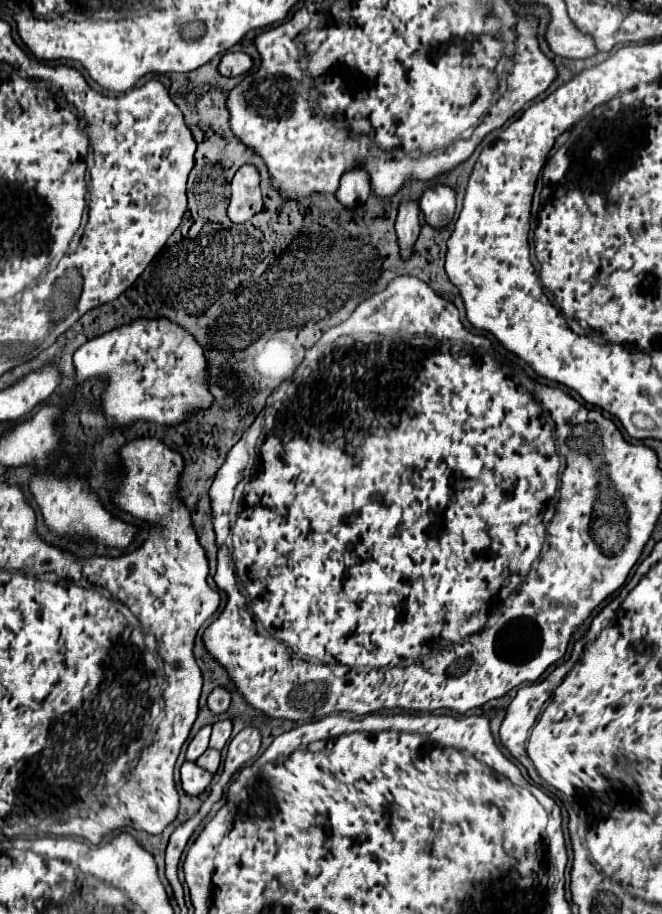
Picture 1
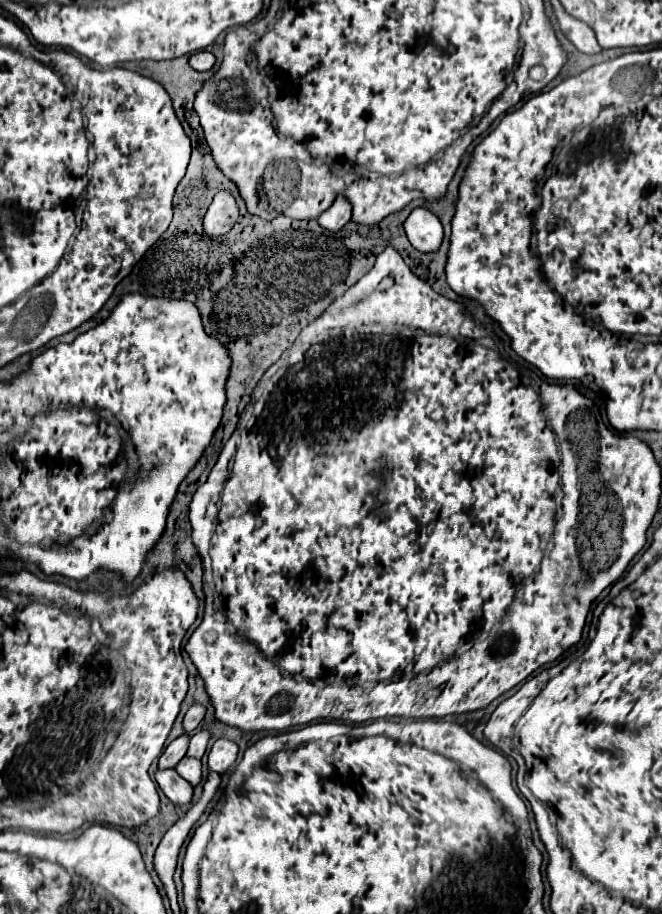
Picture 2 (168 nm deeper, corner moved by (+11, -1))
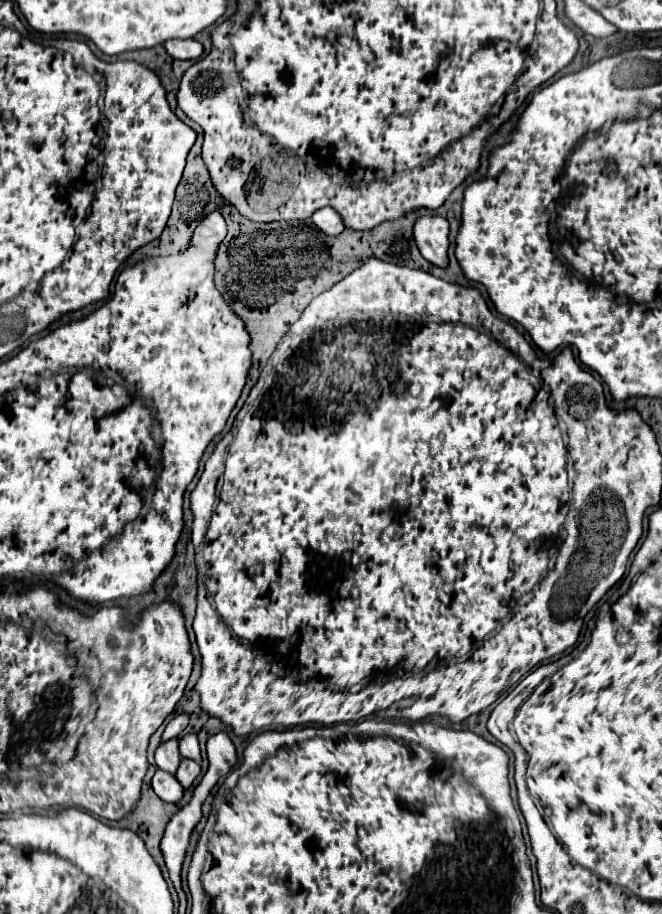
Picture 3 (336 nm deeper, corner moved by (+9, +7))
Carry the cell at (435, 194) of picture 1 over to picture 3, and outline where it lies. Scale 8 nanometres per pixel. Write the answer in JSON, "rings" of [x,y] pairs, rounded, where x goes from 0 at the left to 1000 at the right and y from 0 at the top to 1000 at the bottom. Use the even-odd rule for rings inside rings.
{"rings":[[[653,234],[634,236],[625,245],[625,263],[631,267],[634,278],[647,287],[674,293],[674,289],[677,289],[677,282],[674,282],[674,276],[677,276],[677,241],[674,239],[653,236]]]}

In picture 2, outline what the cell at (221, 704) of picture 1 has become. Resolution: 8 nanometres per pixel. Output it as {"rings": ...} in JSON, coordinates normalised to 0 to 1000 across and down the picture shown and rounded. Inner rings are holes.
{"rings":[[[290,770],[290,772],[287,772],[287,777],[281,779],[278,788],[275,788],[278,803],[287,803],[287,801],[293,801],[293,799],[296,799],[296,794],[302,792],[302,788],[308,786],[308,781],[311,781],[308,772],[302,772],[302,770]]]}

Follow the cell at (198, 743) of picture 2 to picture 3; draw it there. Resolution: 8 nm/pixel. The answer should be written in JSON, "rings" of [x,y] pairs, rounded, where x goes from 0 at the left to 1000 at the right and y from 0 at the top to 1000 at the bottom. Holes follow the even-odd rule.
{"rings":[[[281,803],[272,807],[272,825],[278,829],[290,829],[290,832],[302,834],[302,818],[299,818],[296,803]]]}

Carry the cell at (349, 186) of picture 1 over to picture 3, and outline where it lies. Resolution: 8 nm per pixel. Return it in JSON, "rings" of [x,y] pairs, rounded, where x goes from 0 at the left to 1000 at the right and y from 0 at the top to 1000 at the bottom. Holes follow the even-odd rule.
{"rings":[[[498,225],[477,230],[477,232],[471,234],[471,243],[474,243],[489,256],[495,256],[495,258],[508,258],[508,256],[514,256],[514,254],[523,249],[517,236],[514,236],[505,228],[498,228]]]}

